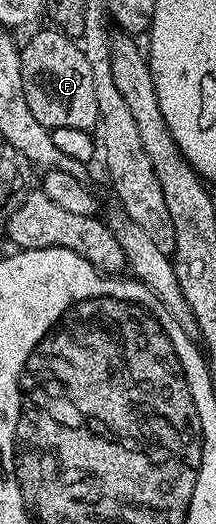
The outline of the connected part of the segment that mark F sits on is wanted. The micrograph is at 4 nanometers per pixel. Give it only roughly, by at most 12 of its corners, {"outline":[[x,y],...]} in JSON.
{"outline":[[72,36],[22,44],[33,117],[85,132],[99,122],[93,73]]}

